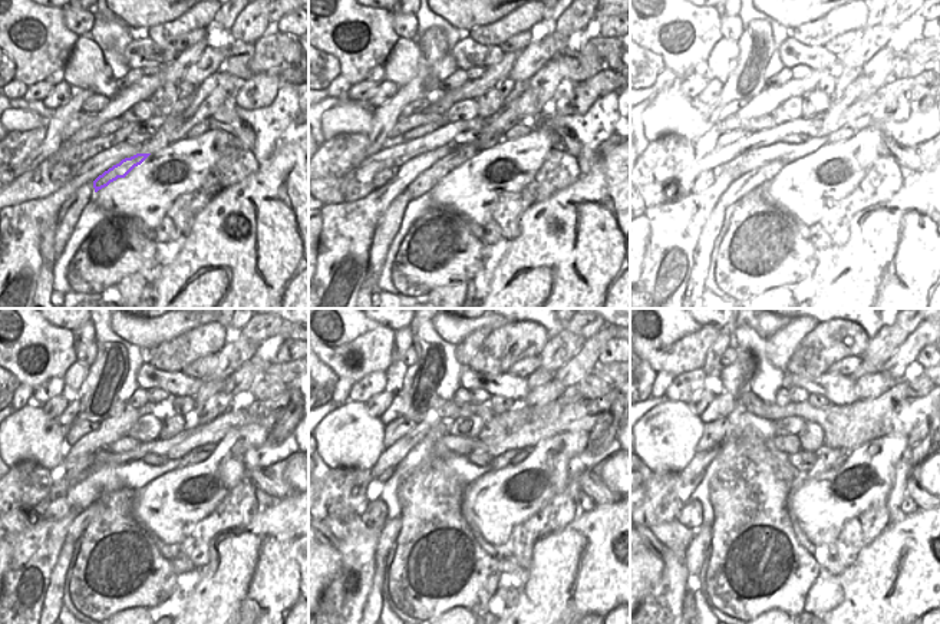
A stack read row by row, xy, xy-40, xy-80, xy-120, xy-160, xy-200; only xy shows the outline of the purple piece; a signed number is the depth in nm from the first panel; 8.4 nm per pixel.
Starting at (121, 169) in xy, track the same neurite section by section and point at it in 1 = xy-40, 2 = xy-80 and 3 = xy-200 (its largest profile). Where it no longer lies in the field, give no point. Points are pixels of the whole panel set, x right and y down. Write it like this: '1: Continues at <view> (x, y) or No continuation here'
1: Continues at xy-40 (422, 184)
2: Continues at xy-80 (759, 169)
3: Continues at xy-200 (696, 548).

